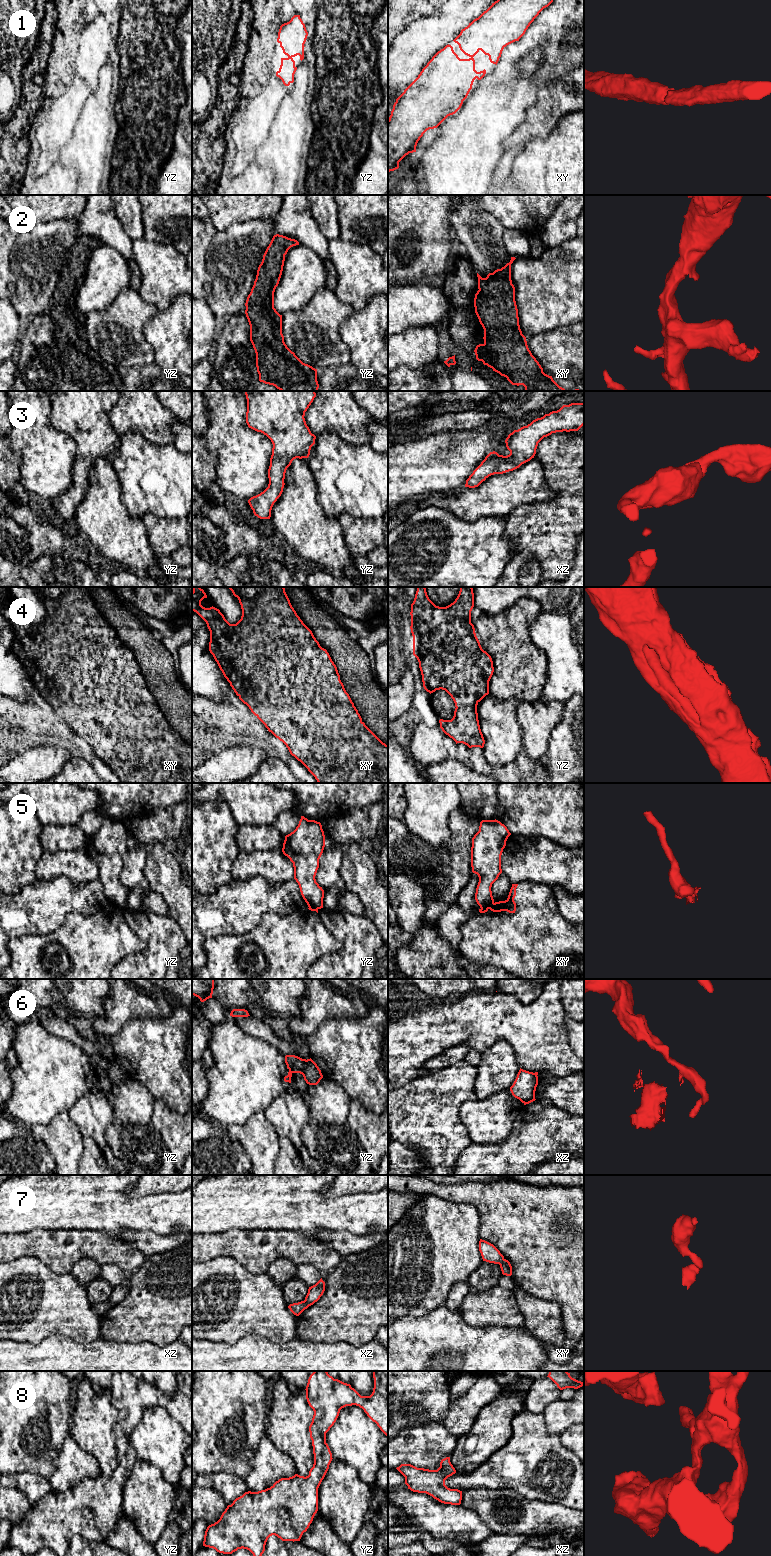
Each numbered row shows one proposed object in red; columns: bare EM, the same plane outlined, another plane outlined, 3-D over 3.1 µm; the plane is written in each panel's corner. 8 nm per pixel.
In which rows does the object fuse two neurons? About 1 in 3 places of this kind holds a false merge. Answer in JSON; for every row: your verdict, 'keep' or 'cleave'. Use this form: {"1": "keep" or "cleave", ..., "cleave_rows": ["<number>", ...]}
{"1": "keep", "2": "keep", "3": "keep", "4": "keep", "5": "cleave", "6": "cleave", "7": "cleave", "8": "keep", "cleave_rows": ["5", "6", "7"]}

